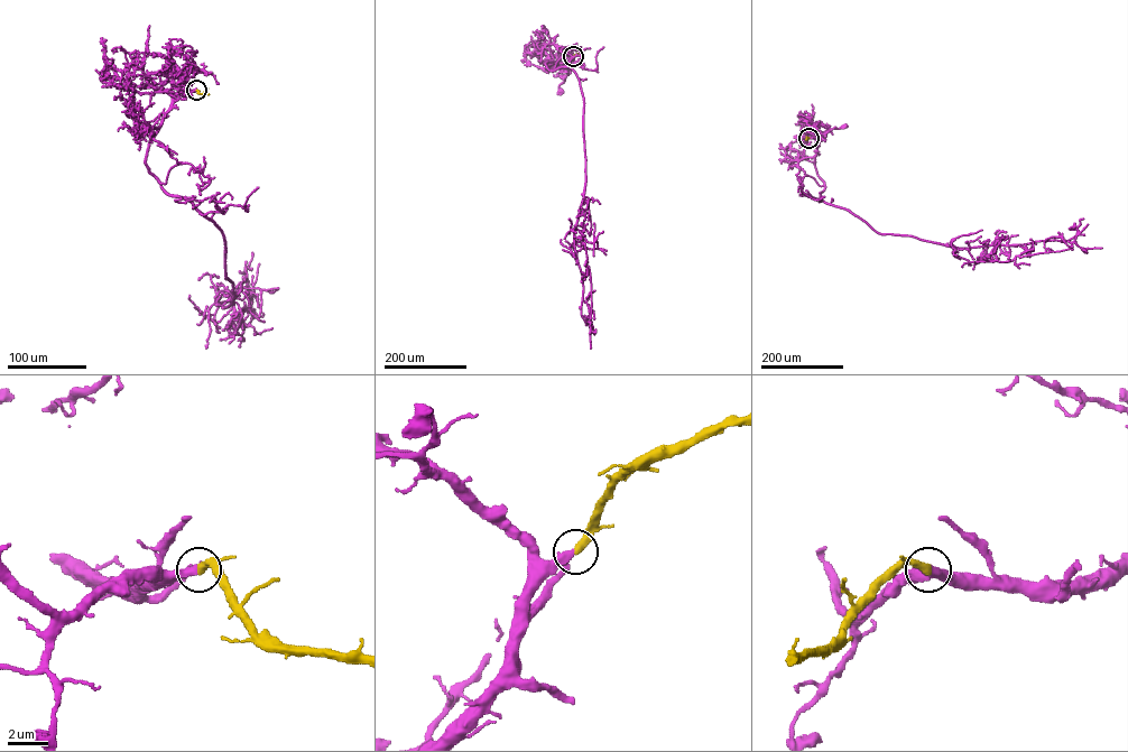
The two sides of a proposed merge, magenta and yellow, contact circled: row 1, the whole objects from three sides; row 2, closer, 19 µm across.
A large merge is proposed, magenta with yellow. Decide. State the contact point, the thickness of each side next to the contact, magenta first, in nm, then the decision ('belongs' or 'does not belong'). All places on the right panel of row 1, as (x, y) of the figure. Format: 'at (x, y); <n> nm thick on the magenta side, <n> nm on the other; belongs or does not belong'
at (808, 138); 460 nm thick on the magenta side, 400 nm on the other; belongs

